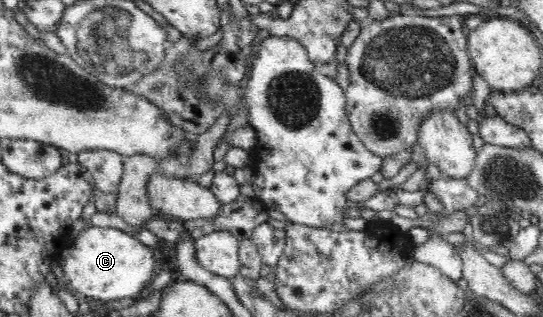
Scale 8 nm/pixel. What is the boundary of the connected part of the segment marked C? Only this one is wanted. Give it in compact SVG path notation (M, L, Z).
M92 225L85 228L71 248L65 247L60 257L63 259L65 277L72 287L83 297L96 301L136 300L146 294L146 286L156 276L156 253L136 235L118 228L101 228Z

